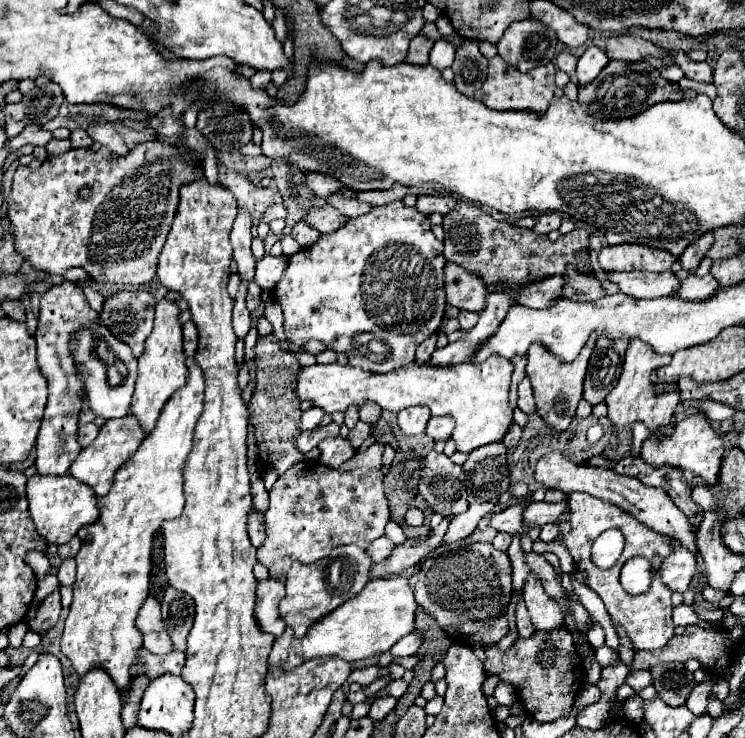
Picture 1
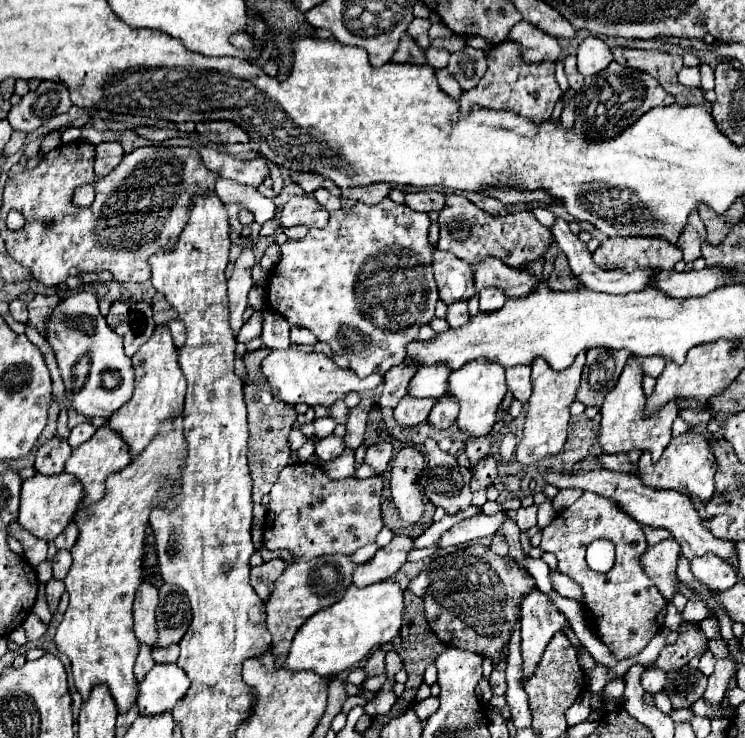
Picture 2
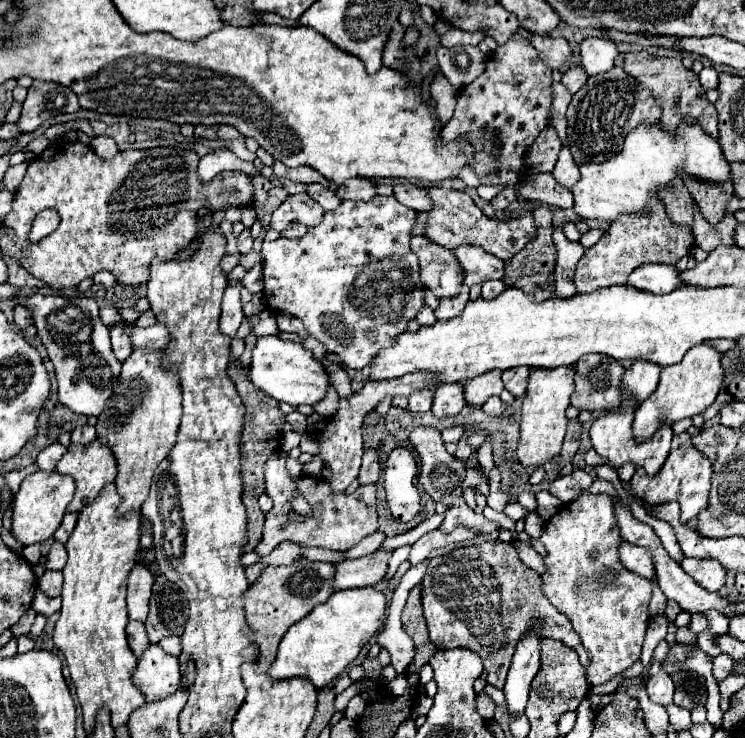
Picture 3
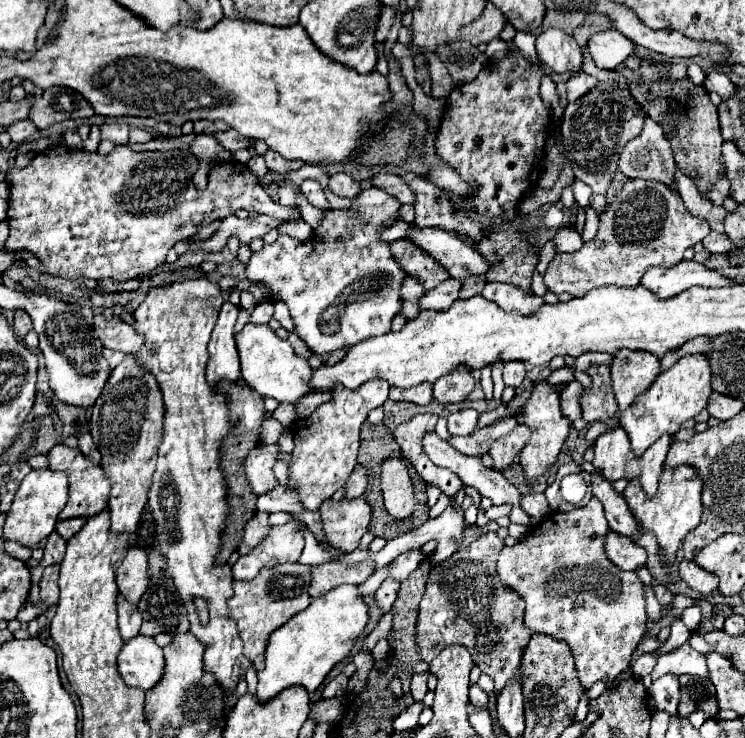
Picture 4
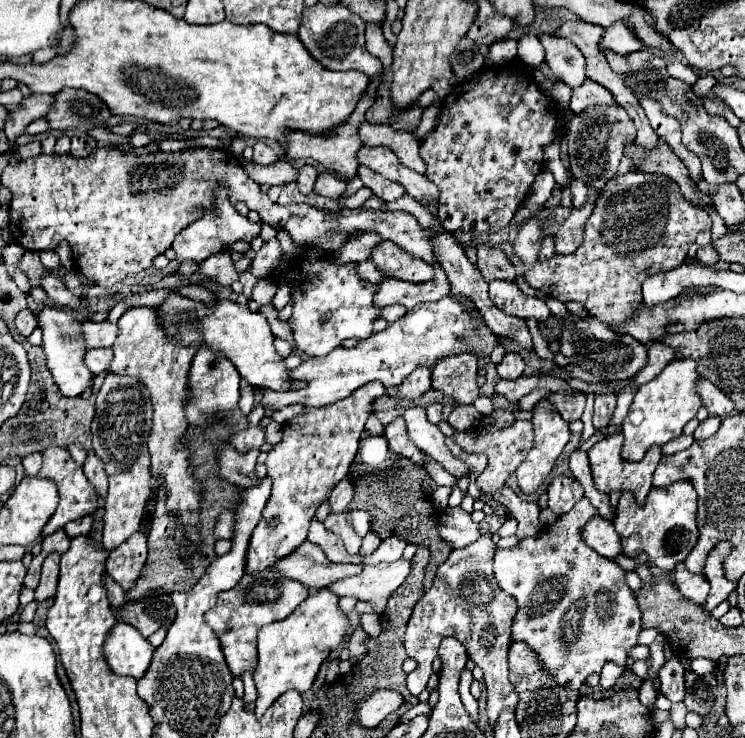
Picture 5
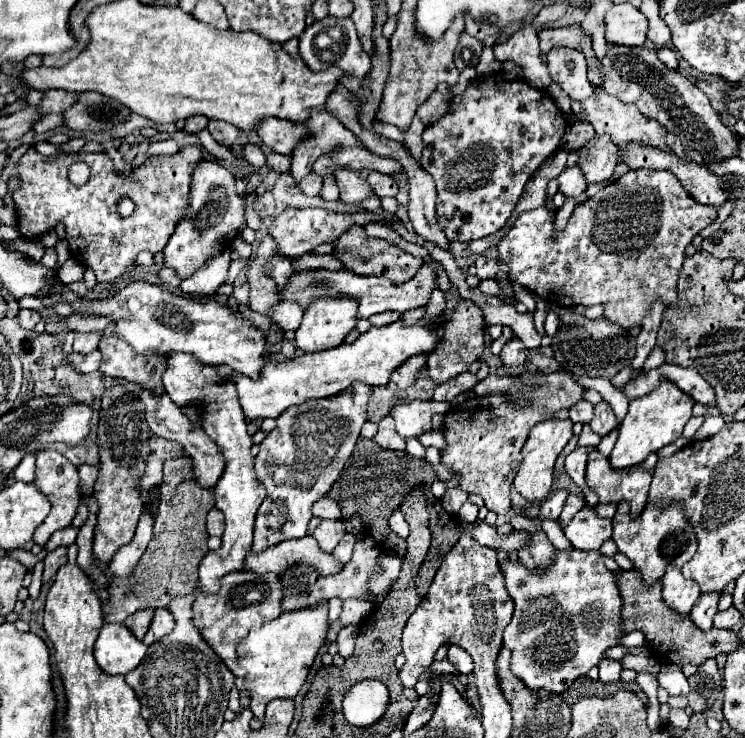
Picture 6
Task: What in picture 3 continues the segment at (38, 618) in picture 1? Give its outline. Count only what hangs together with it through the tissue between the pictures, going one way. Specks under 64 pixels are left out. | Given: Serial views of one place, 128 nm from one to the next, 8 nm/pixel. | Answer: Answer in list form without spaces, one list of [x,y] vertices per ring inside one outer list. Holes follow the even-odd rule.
[[[46,570],[44,576],[38,580],[38,588],[40,588],[48,598],[60,596],[60,592],[62,592],[62,572]]]

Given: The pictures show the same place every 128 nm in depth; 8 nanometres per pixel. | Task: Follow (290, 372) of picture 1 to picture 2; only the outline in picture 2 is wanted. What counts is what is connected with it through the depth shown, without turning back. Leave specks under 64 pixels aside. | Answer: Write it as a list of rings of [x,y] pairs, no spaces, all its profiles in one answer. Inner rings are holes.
[[[258,348],[244,356],[244,364],[248,368],[248,384],[244,386],[244,400],[248,404],[248,426],[250,426],[248,464],[250,464],[250,476],[254,480],[254,492],[252,492],[254,494],[254,522],[264,522],[266,508],[262,506],[260,500],[276,484],[280,470],[290,464],[292,450],[288,446],[288,434],[298,416],[292,404],[278,400],[278,396],[272,392],[272,388],[268,386],[268,380],[262,374],[262,360],[268,354],[270,354],[270,348]]]

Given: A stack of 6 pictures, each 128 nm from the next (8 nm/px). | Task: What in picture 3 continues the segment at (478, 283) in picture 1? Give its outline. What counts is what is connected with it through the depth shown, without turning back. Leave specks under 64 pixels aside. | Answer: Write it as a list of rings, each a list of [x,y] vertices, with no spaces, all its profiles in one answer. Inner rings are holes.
[[[424,236],[412,238],[412,250],[420,260],[420,278],[424,280],[428,290],[432,290],[438,298],[450,298],[460,294],[464,270],[460,268],[456,254],[452,250],[440,248]]]

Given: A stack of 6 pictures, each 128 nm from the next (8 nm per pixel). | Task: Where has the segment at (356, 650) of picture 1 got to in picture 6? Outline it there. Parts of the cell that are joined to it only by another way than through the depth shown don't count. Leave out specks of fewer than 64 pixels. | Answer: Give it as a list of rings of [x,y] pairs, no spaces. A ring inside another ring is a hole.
[[[320,602],[312,608],[300,608],[284,612],[280,618],[254,628],[242,642],[238,642],[238,660],[246,668],[246,678],[236,678],[238,690],[250,690],[250,710],[258,720],[264,720],[266,704],[274,698],[294,698],[306,682],[308,670],[320,646],[328,636],[328,602]]]

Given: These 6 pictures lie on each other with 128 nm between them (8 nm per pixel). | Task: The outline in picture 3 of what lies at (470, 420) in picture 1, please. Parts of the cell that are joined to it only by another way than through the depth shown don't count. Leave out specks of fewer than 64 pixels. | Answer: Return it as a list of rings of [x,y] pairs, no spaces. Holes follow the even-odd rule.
[[[262,336],[258,338],[254,350],[252,350],[252,364],[250,364],[250,378],[256,388],[266,392],[268,396],[274,396],[278,402],[288,404],[318,404],[328,388],[330,388],[330,376],[320,360],[312,356],[310,350],[306,350],[302,344],[282,340],[278,336]],[[488,370],[480,376],[474,376],[472,380],[470,378],[462,380],[466,404],[474,408],[482,408],[490,396],[500,396],[500,392],[504,390],[500,376],[502,376],[500,370]]]

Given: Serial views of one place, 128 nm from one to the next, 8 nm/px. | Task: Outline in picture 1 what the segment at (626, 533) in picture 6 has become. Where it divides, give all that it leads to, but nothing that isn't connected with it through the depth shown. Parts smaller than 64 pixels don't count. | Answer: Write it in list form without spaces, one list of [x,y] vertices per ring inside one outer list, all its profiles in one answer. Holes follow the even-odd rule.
[[[696,412],[690,414],[686,420],[678,422],[672,430],[672,434],[664,434],[664,436],[648,436],[642,444],[642,452],[640,452],[642,460],[654,466],[676,466],[682,470],[690,470],[694,474],[698,474],[708,486],[716,484],[718,472],[720,472],[720,462],[724,456],[724,442],[720,438],[720,434],[710,426],[708,416],[704,412]]]

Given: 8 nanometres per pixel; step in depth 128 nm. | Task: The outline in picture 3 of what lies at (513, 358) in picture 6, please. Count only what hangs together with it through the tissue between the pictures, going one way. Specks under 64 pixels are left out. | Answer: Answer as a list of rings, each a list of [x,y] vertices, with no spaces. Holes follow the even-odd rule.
[[[528,366],[508,368],[508,370],[502,374],[502,382],[504,382],[506,390],[508,390],[512,396],[524,396],[526,384],[528,384],[528,374],[530,374],[530,368],[528,368]]]

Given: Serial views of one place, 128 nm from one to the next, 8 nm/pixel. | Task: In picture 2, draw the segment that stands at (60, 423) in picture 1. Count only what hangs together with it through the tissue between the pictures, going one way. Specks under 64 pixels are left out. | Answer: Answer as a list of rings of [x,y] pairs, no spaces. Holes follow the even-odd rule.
[[[54,436],[52,440],[44,442],[38,452],[36,452],[36,472],[44,474],[44,476],[52,476],[52,474],[60,474],[64,472],[64,464],[70,458],[72,448],[68,444],[68,440]]]

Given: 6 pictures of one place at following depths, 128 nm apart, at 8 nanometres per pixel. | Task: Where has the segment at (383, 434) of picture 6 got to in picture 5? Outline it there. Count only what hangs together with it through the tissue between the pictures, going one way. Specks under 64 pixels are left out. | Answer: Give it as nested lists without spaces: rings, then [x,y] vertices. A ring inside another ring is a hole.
[[[396,418],[392,424],[388,424],[384,428],[384,436],[386,440],[390,440],[390,450],[396,454],[402,454],[406,458],[410,458],[414,464],[418,466],[426,466],[424,454],[414,446],[414,442],[408,438],[408,430],[406,430],[406,422],[402,418]]]

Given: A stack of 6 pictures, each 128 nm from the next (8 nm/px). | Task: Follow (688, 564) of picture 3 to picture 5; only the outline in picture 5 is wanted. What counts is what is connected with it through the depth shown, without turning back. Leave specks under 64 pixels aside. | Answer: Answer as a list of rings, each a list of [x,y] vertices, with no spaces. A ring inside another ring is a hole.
[[[682,562],[676,566],[674,570],[674,578],[676,578],[676,586],[680,590],[680,594],[696,604],[704,604],[708,590],[710,590],[710,582],[706,580],[704,574],[692,574]]]

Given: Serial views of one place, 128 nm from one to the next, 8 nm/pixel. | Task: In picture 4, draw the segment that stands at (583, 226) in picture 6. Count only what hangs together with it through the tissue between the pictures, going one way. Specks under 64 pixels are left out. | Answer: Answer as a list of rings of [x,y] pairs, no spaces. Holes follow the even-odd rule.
[[[628,180],[608,210],[600,214],[596,238],[586,242],[574,254],[556,254],[548,266],[544,284],[554,294],[568,292],[574,298],[606,284],[632,288],[640,284],[642,274],[650,266],[668,268],[682,262],[684,250],[692,248],[708,234],[708,224],[686,212],[678,192],[650,180]]]

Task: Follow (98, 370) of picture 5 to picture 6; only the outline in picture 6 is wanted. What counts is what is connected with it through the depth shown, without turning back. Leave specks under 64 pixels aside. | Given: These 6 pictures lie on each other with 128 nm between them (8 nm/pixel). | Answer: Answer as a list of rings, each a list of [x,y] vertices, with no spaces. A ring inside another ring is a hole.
[[[94,350],[90,354],[70,354],[66,356],[66,364],[70,364],[74,370],[82,372],[82,374],[88,374],[88,372],[96,372],[98,366],[100,366],[100,352]]]

